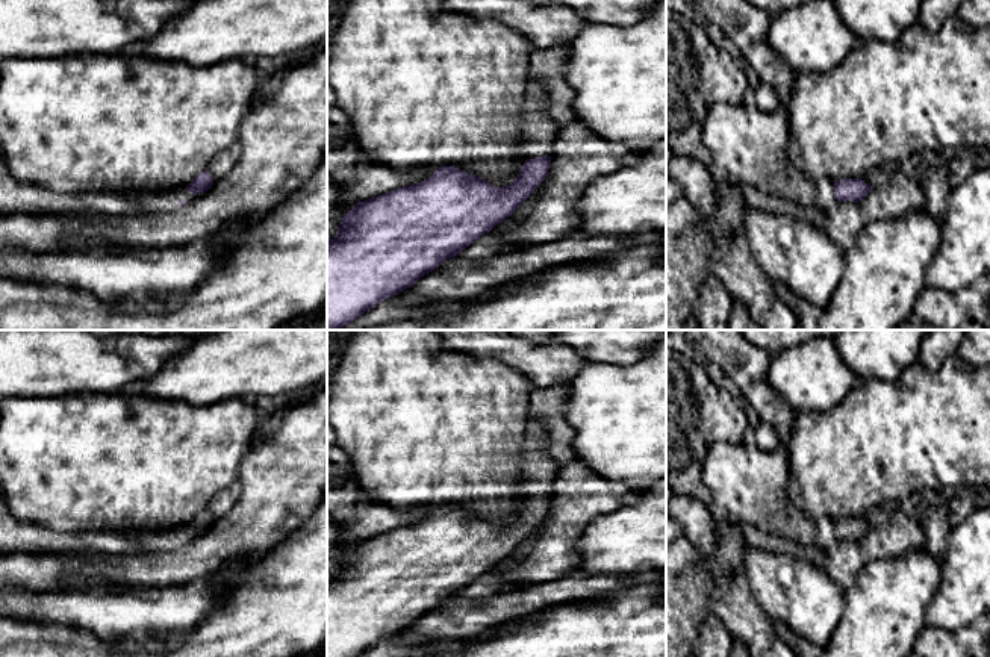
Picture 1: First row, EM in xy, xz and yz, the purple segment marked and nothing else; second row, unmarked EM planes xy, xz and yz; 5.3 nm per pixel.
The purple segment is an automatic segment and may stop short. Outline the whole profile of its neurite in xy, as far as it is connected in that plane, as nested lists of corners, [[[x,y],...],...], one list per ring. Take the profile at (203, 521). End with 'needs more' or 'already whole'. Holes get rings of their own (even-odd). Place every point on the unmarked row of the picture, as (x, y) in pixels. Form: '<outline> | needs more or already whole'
[[[201,510],[188,525],[176,530],[171,534],[163,534],[157,530],[142,527],[124,527],[120,525],[118,534],[136,537],[136,545],[142,551],[173,551],[179,545],[191,542],[198,533],[210,528],[213,518],[209,510]]] | needs more

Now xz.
[[[545,451],[527,456],[524,481],[516,486],[527,500],[509,525],[498,527],[463,509],[442,506],[424,521],[356,542],[344,554],[338,575],[327,580],[327,657],[359,657],[509,557],[546,518],[557,471]]] | needs more

